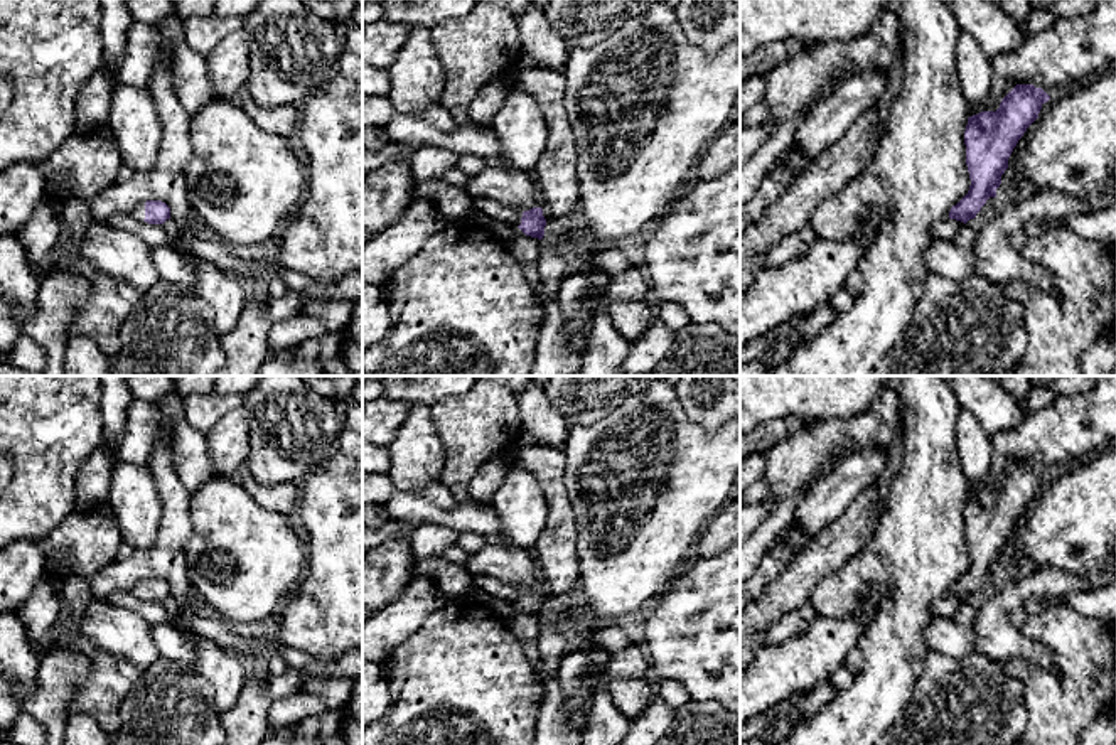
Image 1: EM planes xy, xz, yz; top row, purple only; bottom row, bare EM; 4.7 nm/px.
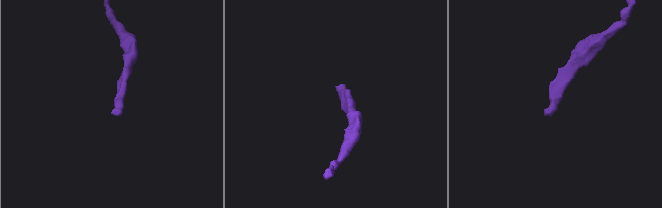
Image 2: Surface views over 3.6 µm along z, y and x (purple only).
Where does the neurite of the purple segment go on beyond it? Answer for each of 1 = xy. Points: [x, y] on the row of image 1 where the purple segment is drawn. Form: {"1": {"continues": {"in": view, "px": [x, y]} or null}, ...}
{"1": {"continues": {"in": "xy", "px": [139, 213]}}}

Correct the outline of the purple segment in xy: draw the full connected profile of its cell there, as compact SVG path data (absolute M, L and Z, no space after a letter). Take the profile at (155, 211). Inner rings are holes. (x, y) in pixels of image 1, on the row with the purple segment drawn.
M147 201L138 204L130 216L148 224L164 224L170 219L170 207L162 201Z

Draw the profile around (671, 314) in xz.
M659 300L656 307L656 317L659 317L668 327L679 330L684 325L689 325L691 320L684 308L676 302Z

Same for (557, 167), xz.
M533 67L516 69L511 81L526 91L545 115L546 145L534 172L553 216L565 217L580 206L578 150L565 108L566 78L548 67Z

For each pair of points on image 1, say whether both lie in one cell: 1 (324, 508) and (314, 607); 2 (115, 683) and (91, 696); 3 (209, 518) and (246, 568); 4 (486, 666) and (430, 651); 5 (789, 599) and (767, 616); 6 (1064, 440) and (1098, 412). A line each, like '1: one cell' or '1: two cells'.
1: one cell
2: one cell
3: one cell
4: one cell
5: one cell
6: one cell

